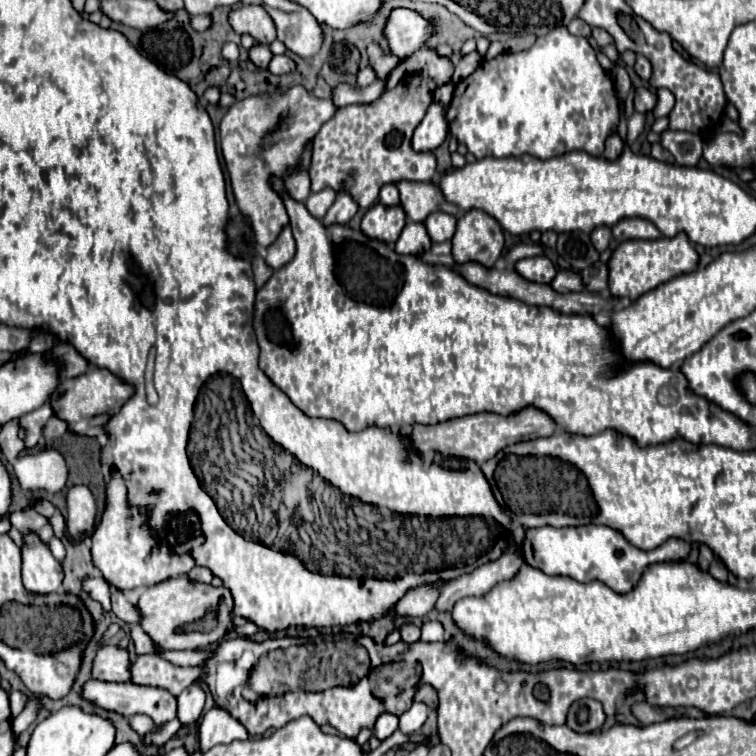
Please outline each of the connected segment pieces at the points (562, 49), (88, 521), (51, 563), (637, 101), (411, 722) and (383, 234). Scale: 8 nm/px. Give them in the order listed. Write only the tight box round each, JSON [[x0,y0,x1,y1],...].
[[448,28,622,160],[66,486,96,540],[22,534,64,594],[634,88,656,112],[400,702,428,734],[362,204,406,244]]

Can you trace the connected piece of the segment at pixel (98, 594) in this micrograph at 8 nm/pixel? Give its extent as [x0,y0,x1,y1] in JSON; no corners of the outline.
[82,574,110,612]

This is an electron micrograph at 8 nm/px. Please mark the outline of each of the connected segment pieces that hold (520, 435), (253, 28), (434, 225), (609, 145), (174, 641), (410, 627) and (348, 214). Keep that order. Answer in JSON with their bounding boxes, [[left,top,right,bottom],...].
[[410,406,558,464],[230,4,276,46],[424,212,456,242],[604,134,624,160],[136,574,232,650],[400,622,420,644],[324,188,358,224]]

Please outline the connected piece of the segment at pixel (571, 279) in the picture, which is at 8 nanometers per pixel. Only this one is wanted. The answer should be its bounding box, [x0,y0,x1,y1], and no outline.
[550,272,582,292]

